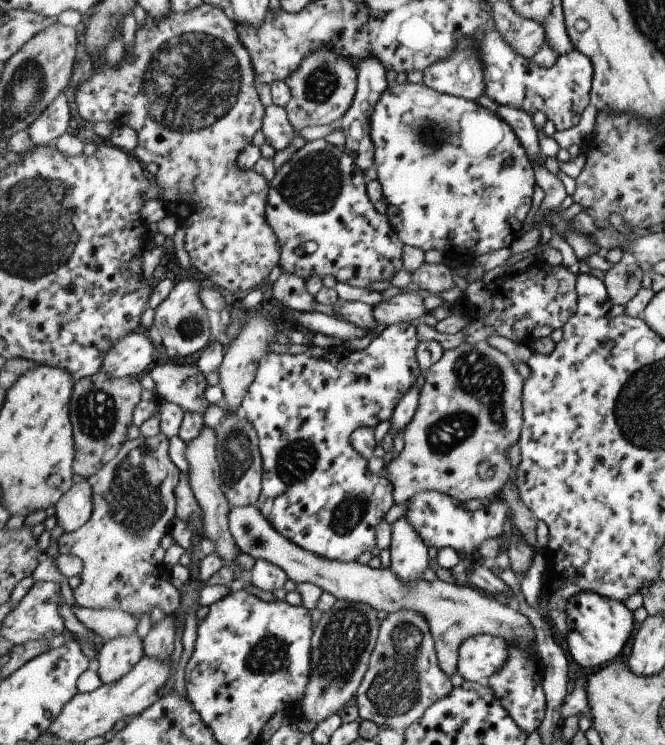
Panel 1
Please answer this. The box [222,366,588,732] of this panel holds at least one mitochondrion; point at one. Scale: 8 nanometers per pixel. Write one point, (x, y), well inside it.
(394, 691)

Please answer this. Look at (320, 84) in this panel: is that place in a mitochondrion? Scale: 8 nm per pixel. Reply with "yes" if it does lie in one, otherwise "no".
yes

